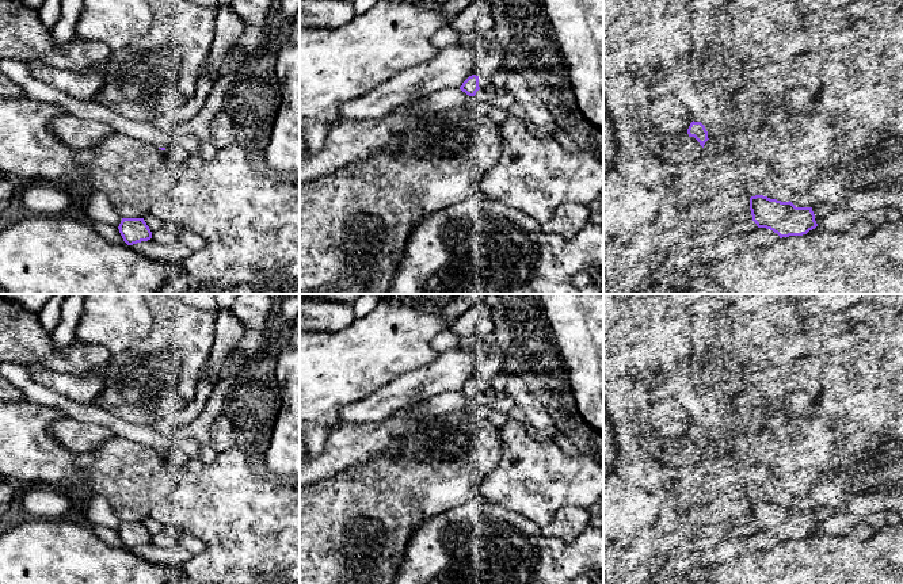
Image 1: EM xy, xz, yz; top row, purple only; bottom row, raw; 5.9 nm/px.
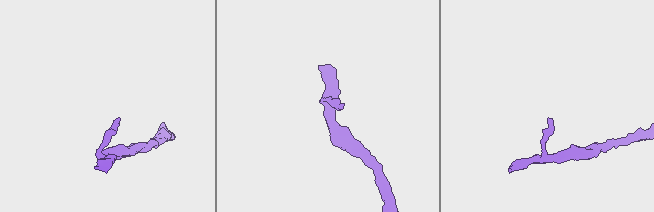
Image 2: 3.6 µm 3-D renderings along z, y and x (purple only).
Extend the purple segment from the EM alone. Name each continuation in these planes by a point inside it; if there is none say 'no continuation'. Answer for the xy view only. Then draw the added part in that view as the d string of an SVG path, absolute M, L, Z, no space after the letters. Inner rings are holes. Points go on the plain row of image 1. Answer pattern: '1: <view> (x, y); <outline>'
no continuation

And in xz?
no continuation

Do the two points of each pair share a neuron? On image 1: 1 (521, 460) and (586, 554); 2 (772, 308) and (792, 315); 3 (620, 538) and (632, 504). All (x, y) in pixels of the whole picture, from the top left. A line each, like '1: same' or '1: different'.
1: different
2: same
3: same

